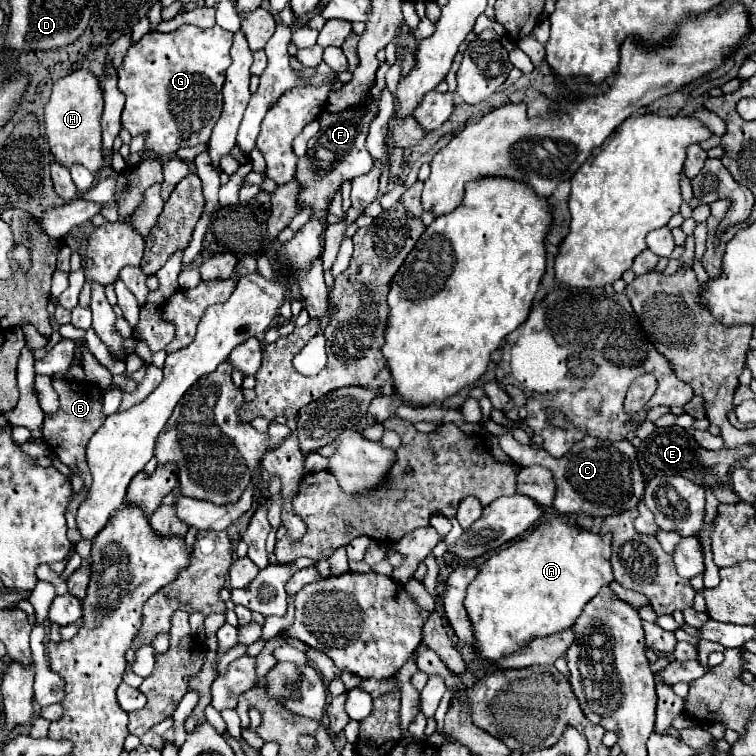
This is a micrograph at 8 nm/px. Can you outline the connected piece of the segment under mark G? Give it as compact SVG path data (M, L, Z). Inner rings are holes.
M180 26L174 32L148 32L142 40L130 46L124 56L122 66L118 68L118 88L126 96L126 106L122 112L122 126L132 134L142 134L146 138L146 148L154 154L174 154L182 146L208 144L214 124L222 112L222 84L224 72L230 66L230 40L232 32L214 28L198 28L198 26Z

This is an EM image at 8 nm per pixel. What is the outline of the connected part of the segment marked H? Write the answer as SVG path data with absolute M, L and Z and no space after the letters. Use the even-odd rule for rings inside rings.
M76 70L54 84L44 116L46 116L46 134L50 142L50 152L58 164L66 168L72 168L72 164L82 164L92 174L98 174L102 170L104 166L102 126L100 126L102 104L104 100L98 80L86 70Z

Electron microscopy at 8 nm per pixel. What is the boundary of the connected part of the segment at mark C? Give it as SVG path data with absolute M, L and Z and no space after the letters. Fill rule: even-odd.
M504 434L498 438L500 448L512 458L512 462L518 467L526 467L533 464L544 466L552 470L556 480L556 498L554 508L562 514L588 514L588 516L614 516L618 512L632 510L640 504L646 480L642 476L636 448L630 442L608 442L608 440L594 440L592 436L586 436L578 444L572 446L572 450L562 458L552 458L542 448L532 448L516 442L512 434Z

